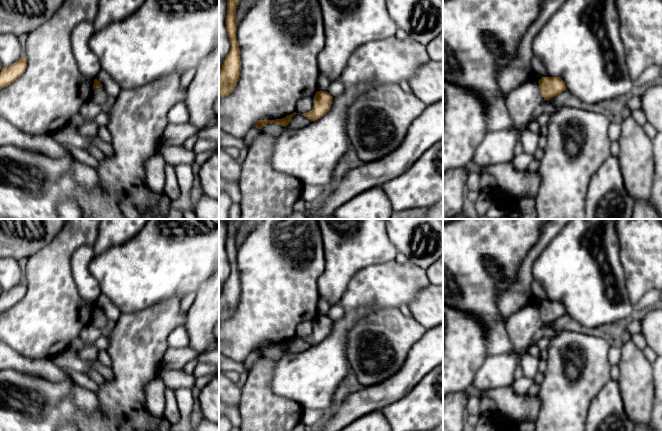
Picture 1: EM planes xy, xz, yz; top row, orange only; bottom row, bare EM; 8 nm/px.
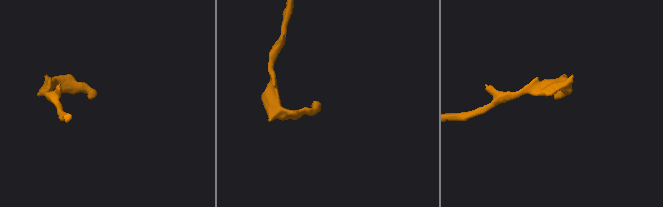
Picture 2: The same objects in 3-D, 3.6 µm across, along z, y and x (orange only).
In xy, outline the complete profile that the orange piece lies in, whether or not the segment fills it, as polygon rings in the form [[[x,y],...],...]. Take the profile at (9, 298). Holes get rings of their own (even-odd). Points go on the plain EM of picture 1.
[[[24,281],[13,288],[3,291],[0,296],[0,313],[13,307],[27,292],[27,285]]]

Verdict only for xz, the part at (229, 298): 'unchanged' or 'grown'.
unchanged

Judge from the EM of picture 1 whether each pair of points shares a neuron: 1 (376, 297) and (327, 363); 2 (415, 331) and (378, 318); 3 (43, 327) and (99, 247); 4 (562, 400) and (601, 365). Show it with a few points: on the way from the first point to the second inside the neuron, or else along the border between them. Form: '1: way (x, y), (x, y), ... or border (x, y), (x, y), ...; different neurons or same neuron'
1: way (359, 310), (339, 330), (338, 337), (333, 346); same neuron
2: way (406, 331), (391, 331), (387, 327); same neuron
3: border (99, 229), (98, 236), (92, 246); different neurons
4: way (572, 390), (591, 372); same neuron

